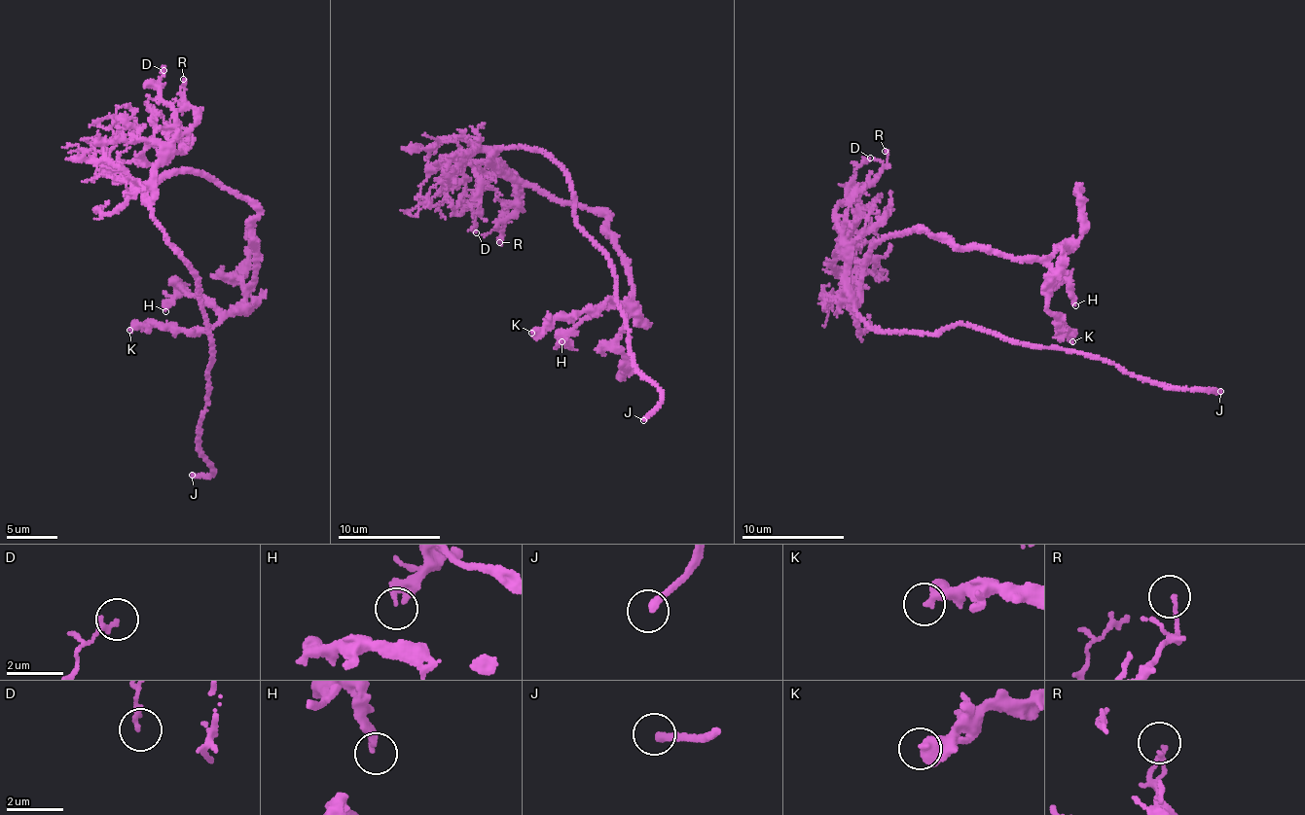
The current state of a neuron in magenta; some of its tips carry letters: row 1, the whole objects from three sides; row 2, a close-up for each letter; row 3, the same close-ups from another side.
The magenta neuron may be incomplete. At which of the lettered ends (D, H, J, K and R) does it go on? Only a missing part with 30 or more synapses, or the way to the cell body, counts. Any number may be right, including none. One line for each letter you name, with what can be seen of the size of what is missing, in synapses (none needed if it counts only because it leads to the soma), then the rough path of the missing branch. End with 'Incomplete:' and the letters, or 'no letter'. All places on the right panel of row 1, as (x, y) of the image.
Incomplete: J

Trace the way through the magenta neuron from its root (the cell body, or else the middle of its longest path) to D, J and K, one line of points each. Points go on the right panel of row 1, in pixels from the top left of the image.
D: (856, 309), (856, 298), (847, 275), (836, 205), (846, 199), (846, 186), (853, 172), (870, 158)
J: (856, 309), (865, 325), (885, 332), (932, 335), (970, 325), (1091, 354), (1181, 389), (1220, 391)
K: (856, 309), (864, 261), (879, 241), (914, 228), (1042, 261), (1055, 331), (1072, 341)

